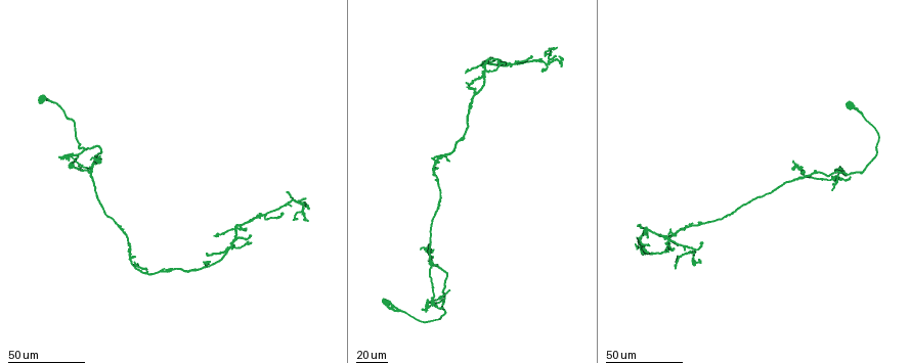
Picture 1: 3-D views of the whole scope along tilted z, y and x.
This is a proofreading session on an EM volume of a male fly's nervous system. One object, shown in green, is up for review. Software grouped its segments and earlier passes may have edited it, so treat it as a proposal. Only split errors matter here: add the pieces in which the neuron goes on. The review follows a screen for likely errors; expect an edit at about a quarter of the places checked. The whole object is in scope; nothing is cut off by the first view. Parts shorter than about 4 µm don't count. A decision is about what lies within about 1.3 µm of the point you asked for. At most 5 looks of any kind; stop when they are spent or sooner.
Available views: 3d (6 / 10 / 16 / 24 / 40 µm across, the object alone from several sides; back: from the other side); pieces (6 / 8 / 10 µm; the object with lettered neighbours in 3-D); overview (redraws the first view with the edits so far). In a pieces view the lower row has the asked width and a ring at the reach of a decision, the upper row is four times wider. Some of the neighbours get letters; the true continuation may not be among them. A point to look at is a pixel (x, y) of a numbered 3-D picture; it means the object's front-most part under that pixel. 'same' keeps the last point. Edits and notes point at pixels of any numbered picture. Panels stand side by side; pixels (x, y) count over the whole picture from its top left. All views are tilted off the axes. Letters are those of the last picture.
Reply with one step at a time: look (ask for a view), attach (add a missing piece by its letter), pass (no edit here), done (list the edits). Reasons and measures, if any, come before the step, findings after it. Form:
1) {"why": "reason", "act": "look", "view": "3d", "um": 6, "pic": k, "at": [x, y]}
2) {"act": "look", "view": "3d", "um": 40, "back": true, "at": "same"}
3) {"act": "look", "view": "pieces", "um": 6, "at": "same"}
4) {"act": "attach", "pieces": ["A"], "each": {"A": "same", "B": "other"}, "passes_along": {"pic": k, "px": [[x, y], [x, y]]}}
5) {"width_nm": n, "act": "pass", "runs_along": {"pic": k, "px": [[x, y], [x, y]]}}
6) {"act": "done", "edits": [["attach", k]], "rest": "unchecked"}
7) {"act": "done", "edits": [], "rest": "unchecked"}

{"why": "branch stops here", "act": "look", "view": "3d", "um": 24, "pic": 1, "at": [255, 218]}

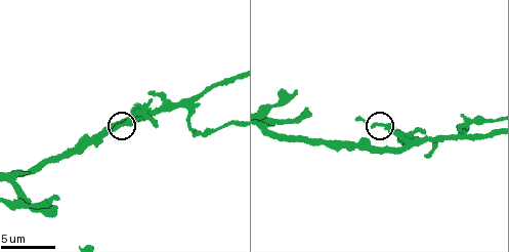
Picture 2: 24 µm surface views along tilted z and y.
{"why": "see the neighbours", "act": "look", "view": "pieces", "um": 10, "pic": 2, "at": [371, 126]}

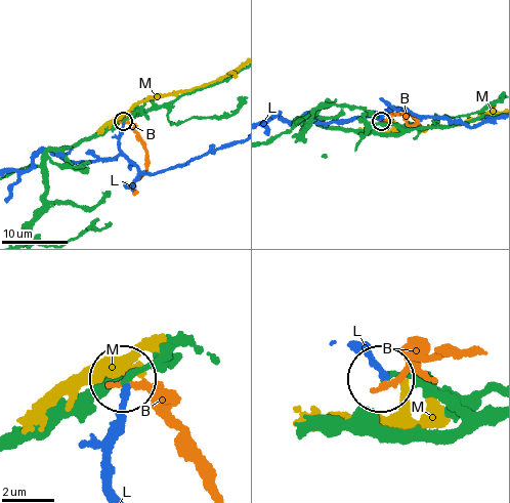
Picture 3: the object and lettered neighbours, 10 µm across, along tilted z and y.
{"width_nm": 230, "act": "pass", "each": {"B": "other", "L": "other", "M": "other"}, "found": "none of them fits"}

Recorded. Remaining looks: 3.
{"why": "end of a long branch", "act": "look", "view": "3d", "um": 40, "pic": 1, "at": [674, 248]}

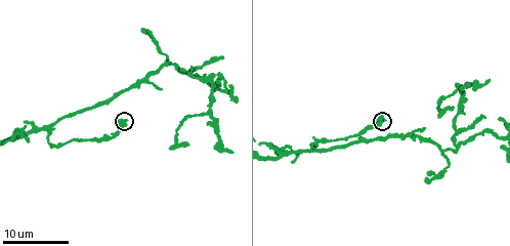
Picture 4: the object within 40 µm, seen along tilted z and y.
{"act": "look", "view": "pieces", "um": 6, "pic": 4, "at": [128, 118]}

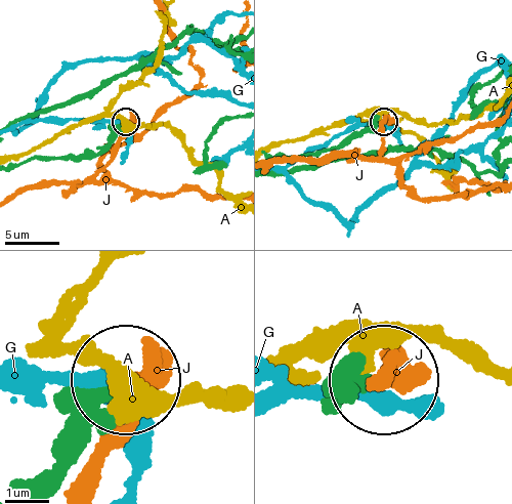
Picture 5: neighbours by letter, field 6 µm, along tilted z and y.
{"act": "pass", "each": {"A": "other", "G": "other", "J": "other"}, "found": "none of them fits"}

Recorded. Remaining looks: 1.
{"why": "an open end", "act": "look", "view": "pieces", "um": 6, "pic": 2, "at": [155, 124]}

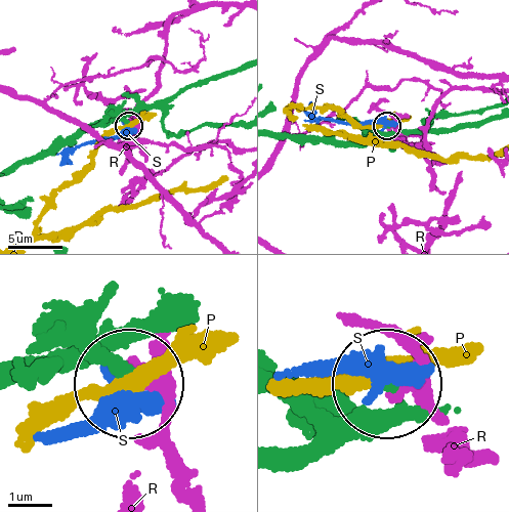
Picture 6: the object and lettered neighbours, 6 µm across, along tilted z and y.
{"width_nm": 320, "act": "pass", "each": {"P": "other", "R": "other", "S": "other"}, "found": "none of them fits"}

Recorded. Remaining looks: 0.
{"act": "done", "edits": [], "rest": "unchecked"}

